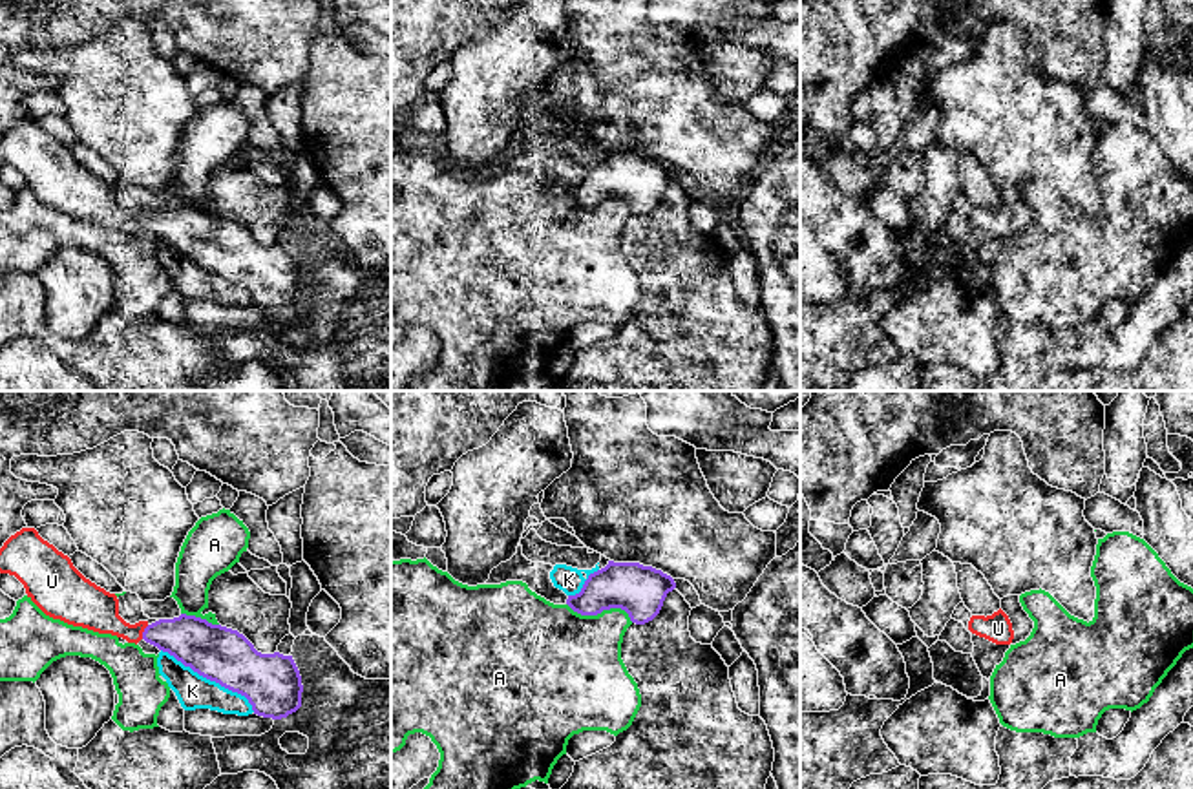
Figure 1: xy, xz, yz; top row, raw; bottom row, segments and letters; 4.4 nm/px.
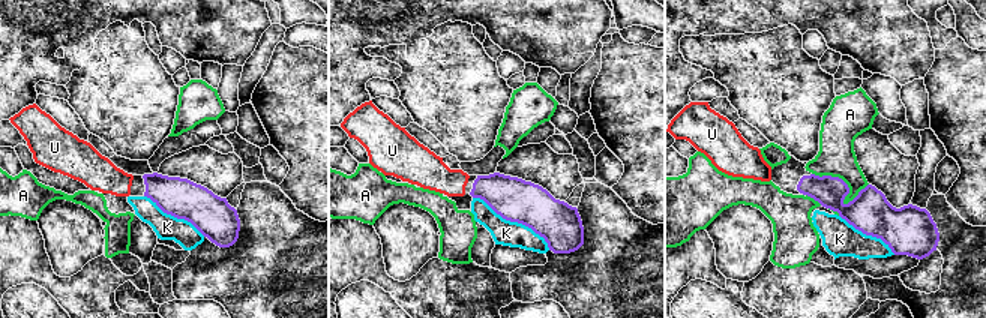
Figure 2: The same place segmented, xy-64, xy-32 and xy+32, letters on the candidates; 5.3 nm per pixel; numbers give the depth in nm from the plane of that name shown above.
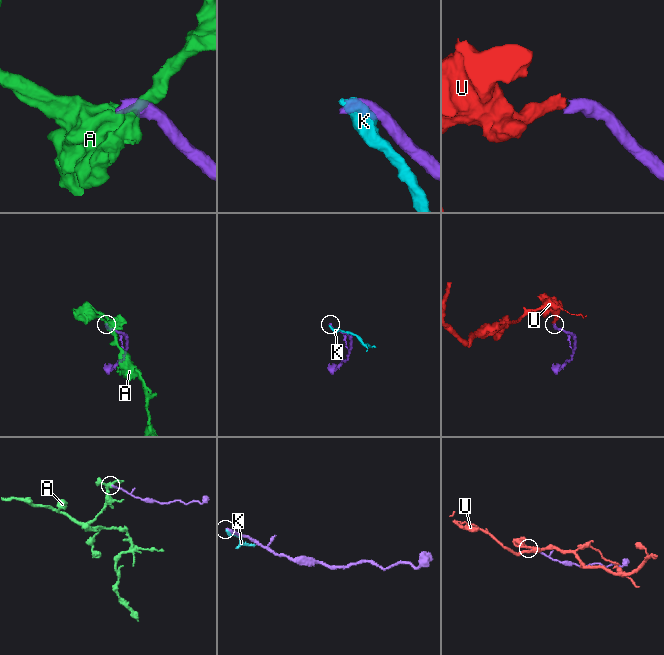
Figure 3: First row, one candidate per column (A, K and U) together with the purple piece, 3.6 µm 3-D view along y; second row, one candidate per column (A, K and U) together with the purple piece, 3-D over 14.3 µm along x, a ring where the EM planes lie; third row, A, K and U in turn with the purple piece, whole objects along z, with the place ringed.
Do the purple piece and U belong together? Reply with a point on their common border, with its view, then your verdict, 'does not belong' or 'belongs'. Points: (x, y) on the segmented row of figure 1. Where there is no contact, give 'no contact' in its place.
xy (143, 632) | belongs

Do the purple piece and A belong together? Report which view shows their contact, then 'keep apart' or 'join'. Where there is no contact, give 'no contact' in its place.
meets purple in xz; keep apart

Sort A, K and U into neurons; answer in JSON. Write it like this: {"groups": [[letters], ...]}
{"groups": [["A"], ["K"], ["U"]]}

